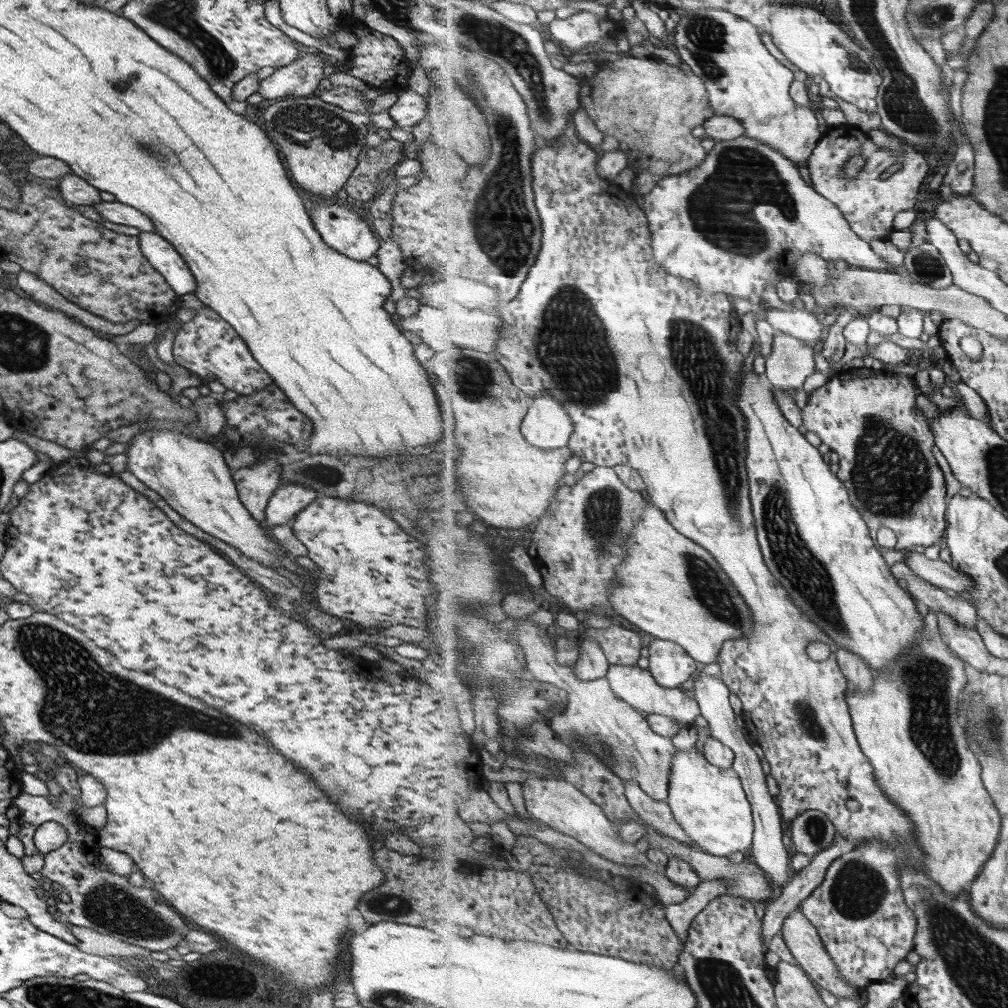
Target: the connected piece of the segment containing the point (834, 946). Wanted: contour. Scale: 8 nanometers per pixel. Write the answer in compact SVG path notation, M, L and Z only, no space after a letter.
M881 839L863 843L857 848L848 848L831 864L823 884L813 891L800 908L819 929L821 938L837 963L844 981L853 983L860 989L887 980L895 972L895 966L901 960L906 960L916 945L918 918L907 904L898 871L899 862L898 854Z

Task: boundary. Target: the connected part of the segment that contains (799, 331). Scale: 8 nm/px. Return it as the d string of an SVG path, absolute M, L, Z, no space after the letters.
M799 304L792 305L791 316L783 316L781 310L765 310L761 317L768 321L775 332L793 335L816 345L825 330L825 325L817 318L817 312L809 311Z

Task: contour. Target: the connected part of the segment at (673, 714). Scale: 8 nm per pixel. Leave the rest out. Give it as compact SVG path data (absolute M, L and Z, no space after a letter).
M610 665L609 673L607 673L606 677L611 681L615 694L639 711L643 710L643 712L649 714L670 716L672 719L678 720L681 726L689 725L695 722L699 716L702 716L697 699L689 698L679 688L664 688L657 682L654 674L649 669L643 670L643 668L639 668L637 665Z

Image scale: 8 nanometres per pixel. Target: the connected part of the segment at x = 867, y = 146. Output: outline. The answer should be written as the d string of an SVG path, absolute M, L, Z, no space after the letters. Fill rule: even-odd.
M849 126L829 128L810 156L807 168L813 187L822 196L827 197L839 207L839 210L843 212L846 219L850 222L851 228L867 242L873 242L879 239L887 240L889 238L890 234L895 230L894 222L899 212L915 208L917 196L921 192L921 186L923 186L923 182L925 182L925 178L929 176L929 170L931 170L925 154L915 150L913 145L905 143L905 146L902 148L902 153L897 154L893 149L879 146L867 132ZM859 153L866 156L867 164L857 178L849 178L846 173L847 161L853 155L858 155ZM896 163L898 163L900 169L893 176L889 177L888 180L882 180L884 172Z

